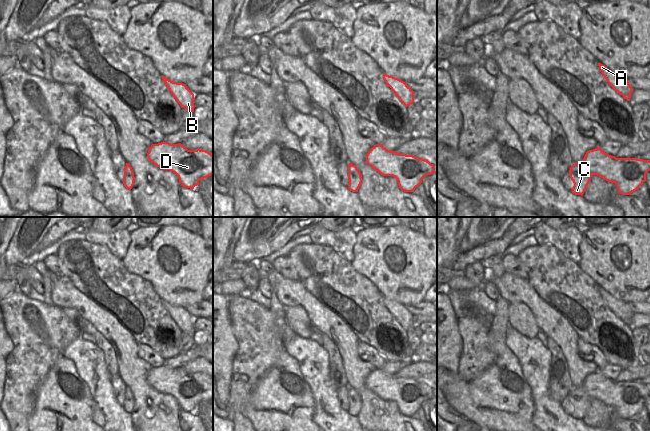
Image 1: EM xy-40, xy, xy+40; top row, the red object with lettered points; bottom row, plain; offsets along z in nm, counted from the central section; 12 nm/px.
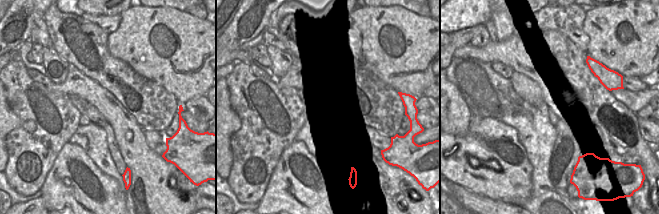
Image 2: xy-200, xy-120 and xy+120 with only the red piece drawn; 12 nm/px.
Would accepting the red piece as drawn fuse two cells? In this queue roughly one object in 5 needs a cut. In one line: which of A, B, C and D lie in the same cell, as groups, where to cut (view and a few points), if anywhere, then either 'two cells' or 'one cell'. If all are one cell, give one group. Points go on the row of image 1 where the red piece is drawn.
A B C D | no cut | one cell

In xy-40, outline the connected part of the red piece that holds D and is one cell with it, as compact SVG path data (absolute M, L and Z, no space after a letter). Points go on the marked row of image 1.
M161 142L152 144L147 157L163 170L170 170L179 178L179 183L194 189L199 181L213 174L213 155L206 150L188 150L181 143Z

